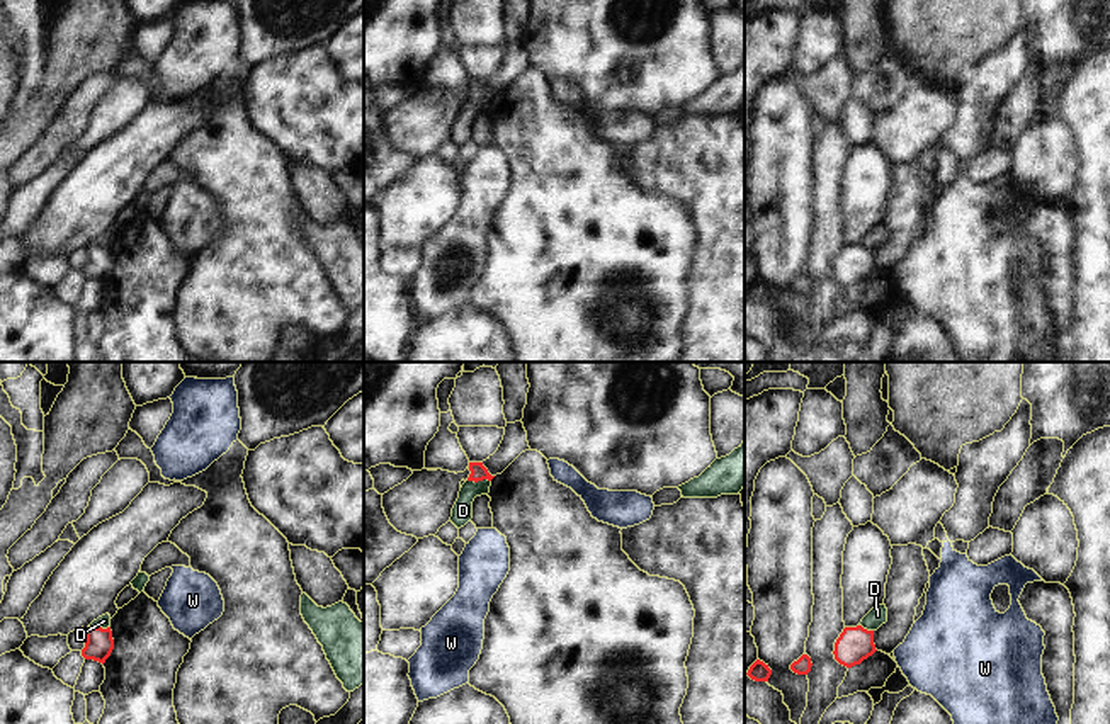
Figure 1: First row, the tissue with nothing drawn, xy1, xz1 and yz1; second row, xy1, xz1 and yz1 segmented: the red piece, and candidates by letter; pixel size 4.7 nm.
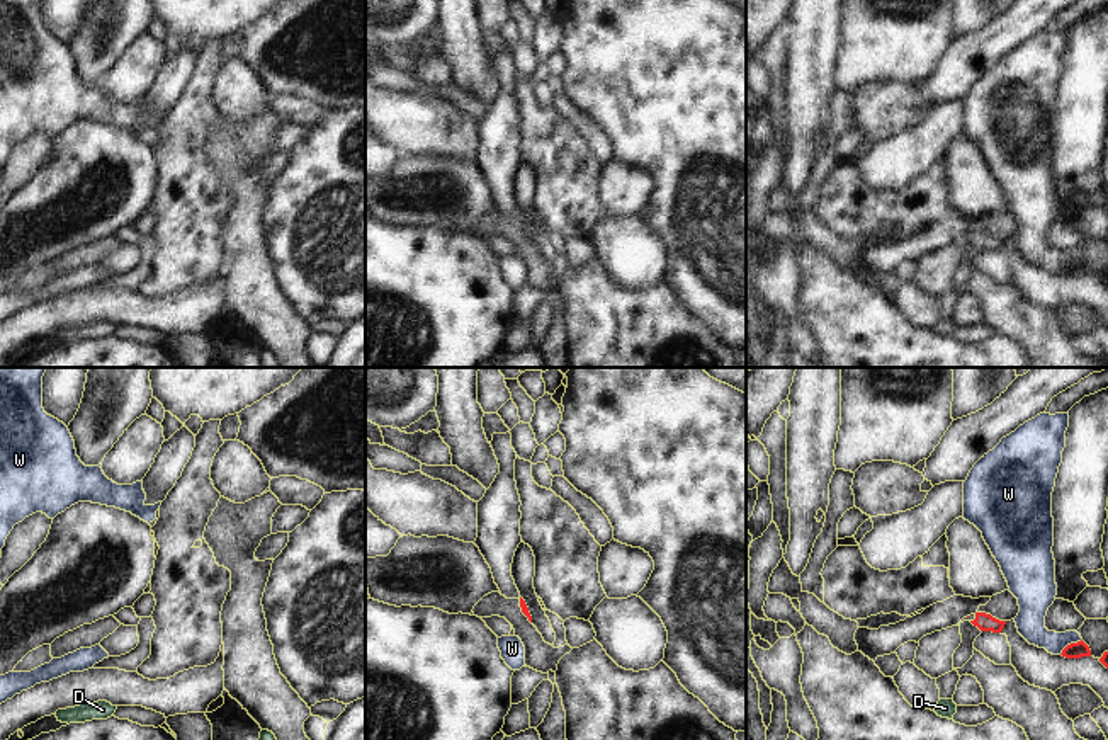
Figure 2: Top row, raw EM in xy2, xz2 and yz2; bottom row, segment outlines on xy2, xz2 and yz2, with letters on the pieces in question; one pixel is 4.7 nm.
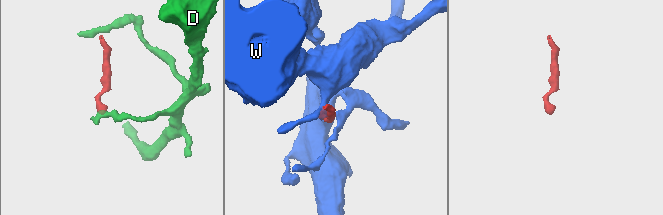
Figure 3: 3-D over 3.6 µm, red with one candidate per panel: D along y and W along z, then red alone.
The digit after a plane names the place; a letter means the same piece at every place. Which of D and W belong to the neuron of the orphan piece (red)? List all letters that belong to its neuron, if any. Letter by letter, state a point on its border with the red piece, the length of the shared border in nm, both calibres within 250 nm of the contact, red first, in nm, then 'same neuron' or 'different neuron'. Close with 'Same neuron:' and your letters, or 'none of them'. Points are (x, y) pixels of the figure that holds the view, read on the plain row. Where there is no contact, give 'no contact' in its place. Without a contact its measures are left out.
D: meets red in xz1 at (478, 99); contact 110 nm long; 80 nm thick on the red side, 100 nm on the other; different neuron
W: meets red in yz2 at (1071, 262); contact 130 nm long; 80 nm thick on the red side, 140 nm on the other; different neuron
Same neuron: none of them

